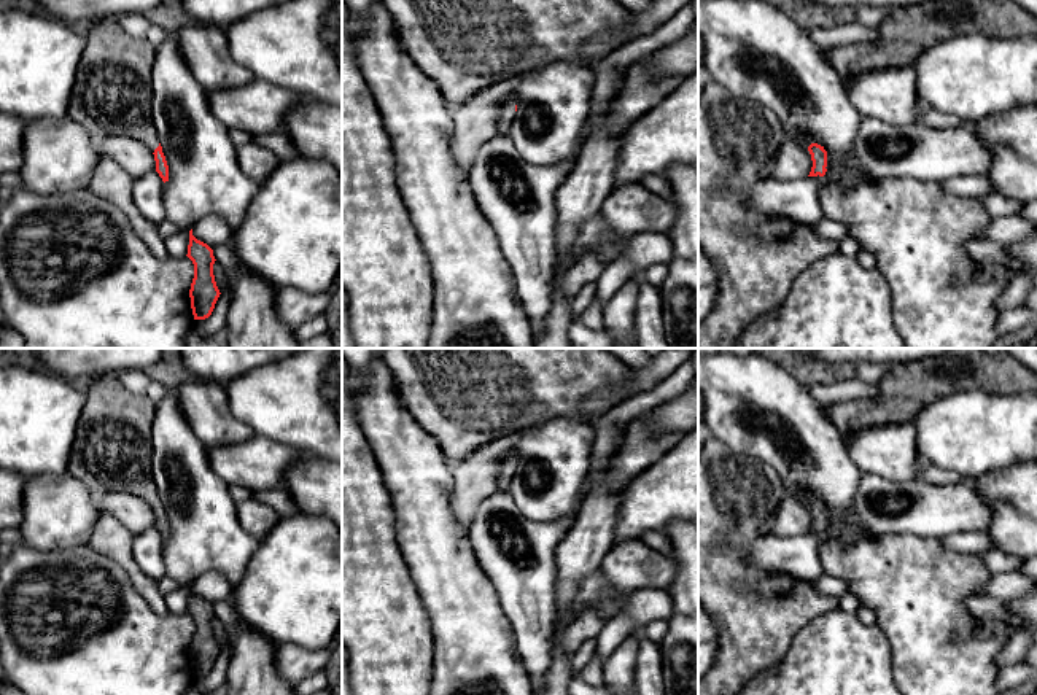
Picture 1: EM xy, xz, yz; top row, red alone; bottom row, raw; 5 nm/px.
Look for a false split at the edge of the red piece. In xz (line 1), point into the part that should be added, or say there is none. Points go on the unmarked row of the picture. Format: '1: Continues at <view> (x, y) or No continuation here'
1: Continues at xz (508, 465)

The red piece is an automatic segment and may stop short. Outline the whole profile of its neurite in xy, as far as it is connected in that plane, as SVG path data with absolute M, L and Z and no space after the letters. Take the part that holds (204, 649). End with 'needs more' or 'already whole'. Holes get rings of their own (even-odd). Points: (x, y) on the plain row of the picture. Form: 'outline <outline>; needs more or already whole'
outline M192 585L189 587L186 612L194 620L194 635L189 646L192 671L194 676L205 676L212 671L221 650L213 631L213 620L216 615L213 606L192 592Z; already whole

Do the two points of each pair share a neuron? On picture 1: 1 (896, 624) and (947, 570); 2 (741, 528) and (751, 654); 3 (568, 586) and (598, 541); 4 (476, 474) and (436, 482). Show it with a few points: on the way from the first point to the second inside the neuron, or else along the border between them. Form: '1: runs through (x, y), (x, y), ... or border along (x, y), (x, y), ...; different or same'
1: runs through (910, 609), (932, 584); same
2: runs through (727, 560), (727, 587), (751, 611), (751, 622); same
3: runs through (570, 574), (570, 570), (587, 552); same
4: border along (454, 463), (452, 516); different

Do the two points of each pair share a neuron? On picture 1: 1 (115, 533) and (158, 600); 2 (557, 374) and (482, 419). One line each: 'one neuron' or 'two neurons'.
1: one neuron
2: one neuron

